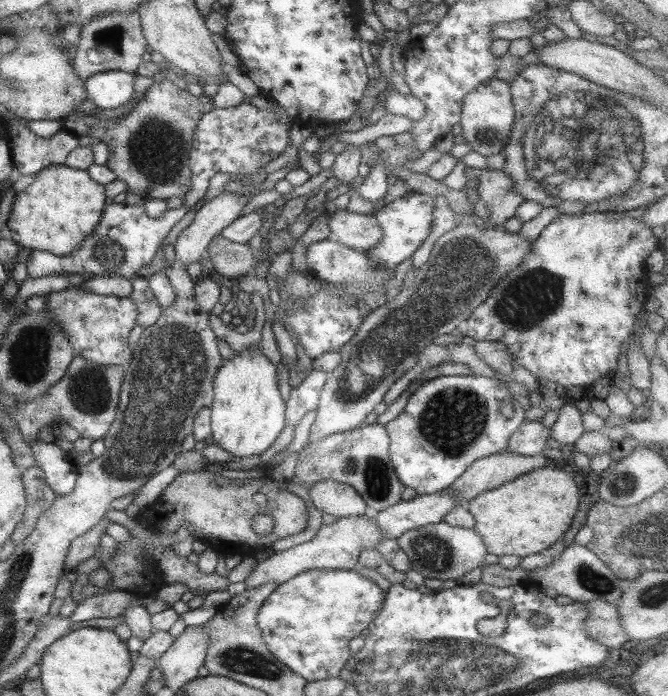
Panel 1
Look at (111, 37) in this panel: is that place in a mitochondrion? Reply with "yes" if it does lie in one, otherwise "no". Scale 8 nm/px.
yes

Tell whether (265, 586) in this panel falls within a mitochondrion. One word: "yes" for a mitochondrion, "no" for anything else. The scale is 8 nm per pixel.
no

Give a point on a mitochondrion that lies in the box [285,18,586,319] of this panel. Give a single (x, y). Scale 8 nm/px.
(488, 136)

